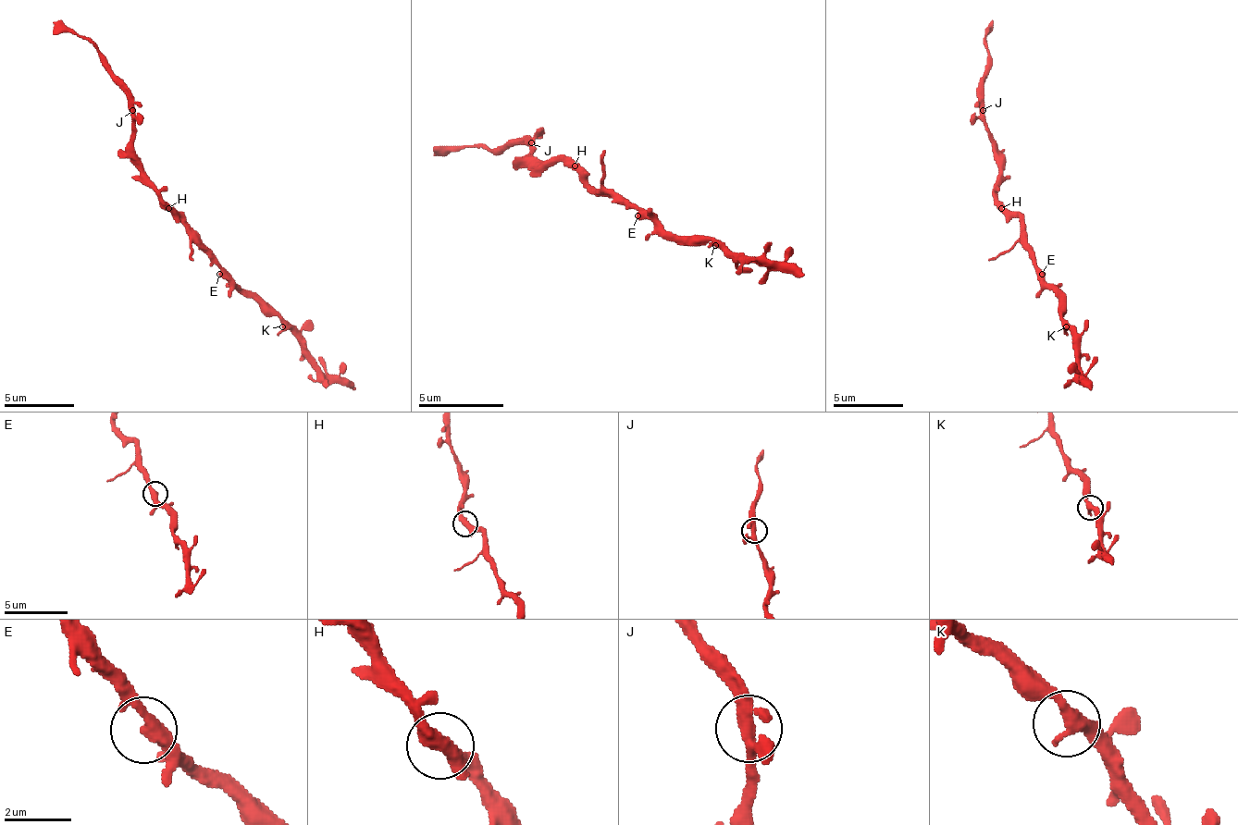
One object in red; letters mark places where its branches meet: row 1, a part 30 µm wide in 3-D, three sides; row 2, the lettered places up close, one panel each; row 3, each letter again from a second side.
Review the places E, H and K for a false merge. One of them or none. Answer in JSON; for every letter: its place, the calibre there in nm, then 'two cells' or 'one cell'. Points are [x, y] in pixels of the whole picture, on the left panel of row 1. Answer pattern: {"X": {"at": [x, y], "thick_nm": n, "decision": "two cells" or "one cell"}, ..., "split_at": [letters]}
{"E": {"at": [219, 274], "thick_nm": 360, "decision": "one cell"}, "H": {"at": [168, 208], "thick_nm": 360, "decision": "one cell"}, "K": {"at": [282, 326], "thick_nm": 380, "decision": "one cell"}, "split_at": []}

